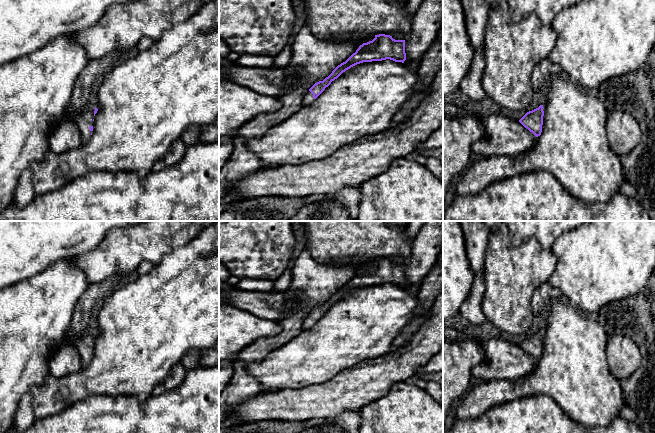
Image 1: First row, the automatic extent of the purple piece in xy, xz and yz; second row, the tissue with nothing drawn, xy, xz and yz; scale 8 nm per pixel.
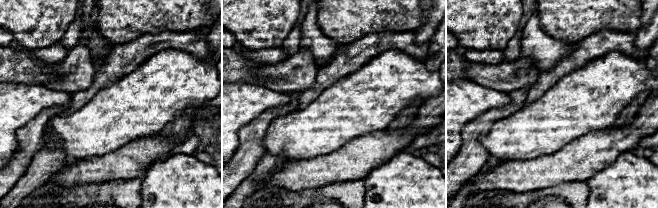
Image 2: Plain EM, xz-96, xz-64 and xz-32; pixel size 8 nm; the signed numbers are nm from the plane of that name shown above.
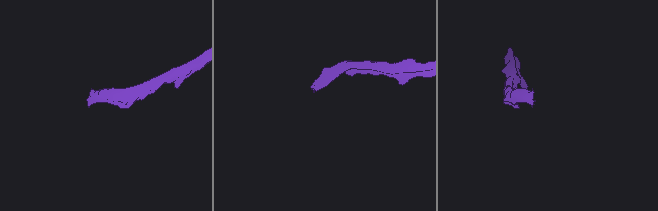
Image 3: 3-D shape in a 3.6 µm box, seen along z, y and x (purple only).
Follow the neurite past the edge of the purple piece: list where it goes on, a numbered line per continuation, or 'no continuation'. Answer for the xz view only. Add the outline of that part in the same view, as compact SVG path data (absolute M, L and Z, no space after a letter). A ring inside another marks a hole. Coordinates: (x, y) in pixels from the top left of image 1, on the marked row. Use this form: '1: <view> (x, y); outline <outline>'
1: xz (308, 98); outline M307 91L302 100L302 107L310 105L311 103L314 102L314 100L315 99L313 97L313 94L310 91Z

